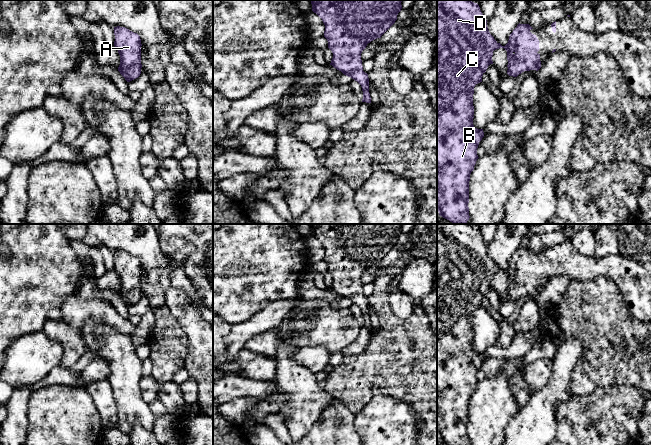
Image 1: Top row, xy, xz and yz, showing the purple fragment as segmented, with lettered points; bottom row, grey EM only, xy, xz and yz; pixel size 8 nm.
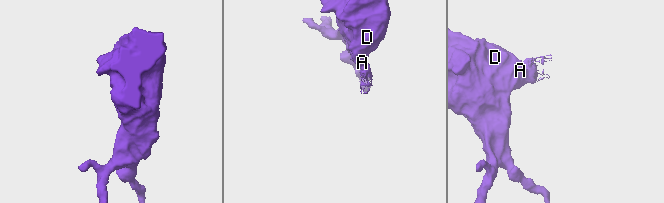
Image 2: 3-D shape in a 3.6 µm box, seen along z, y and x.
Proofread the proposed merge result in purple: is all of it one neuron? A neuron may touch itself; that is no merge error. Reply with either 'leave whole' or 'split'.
leave whole

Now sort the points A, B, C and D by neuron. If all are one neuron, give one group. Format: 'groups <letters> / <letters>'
groups A B C D

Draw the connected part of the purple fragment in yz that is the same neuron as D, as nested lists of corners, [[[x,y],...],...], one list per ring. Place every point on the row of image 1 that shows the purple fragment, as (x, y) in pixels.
[[[437,0],[437,210],[439,215],[456,224],[465,224],[469,220],[469,181],[477,159],[477,148],[484,137],[483,129],[473,125],[473,94],[476,84],[482,82],[482,76],[488,66],[493,64],[493,51],[504,48],[507,51],[509,76],[517,77],[524,71],[541,68],[539,40],[530,30],[529,24],[518,24],[509,36],[508,43],[502,46],[490,34],[487,20],[477,3],[470,0]]]

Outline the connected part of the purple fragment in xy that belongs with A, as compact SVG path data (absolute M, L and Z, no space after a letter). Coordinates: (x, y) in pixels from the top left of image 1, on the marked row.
M114 27L114 46L120 55L118 71L130 82L141 74L141 39L137 33L125 27Z

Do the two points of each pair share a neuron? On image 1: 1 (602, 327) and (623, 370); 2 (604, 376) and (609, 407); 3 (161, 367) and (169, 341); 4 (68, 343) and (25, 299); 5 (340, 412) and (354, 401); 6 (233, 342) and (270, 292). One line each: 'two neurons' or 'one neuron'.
1: one neuron
2: two neurons
3: one neuron
4: two neurons
5: two neurons
6: two neurons

